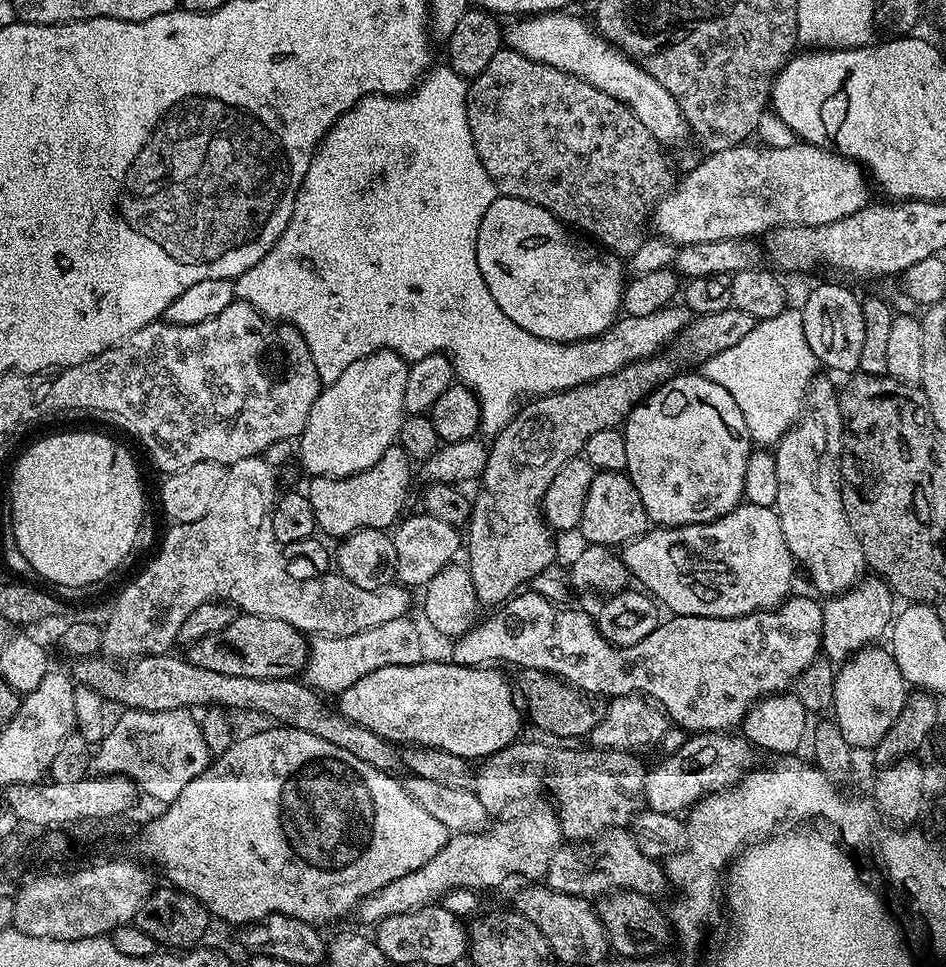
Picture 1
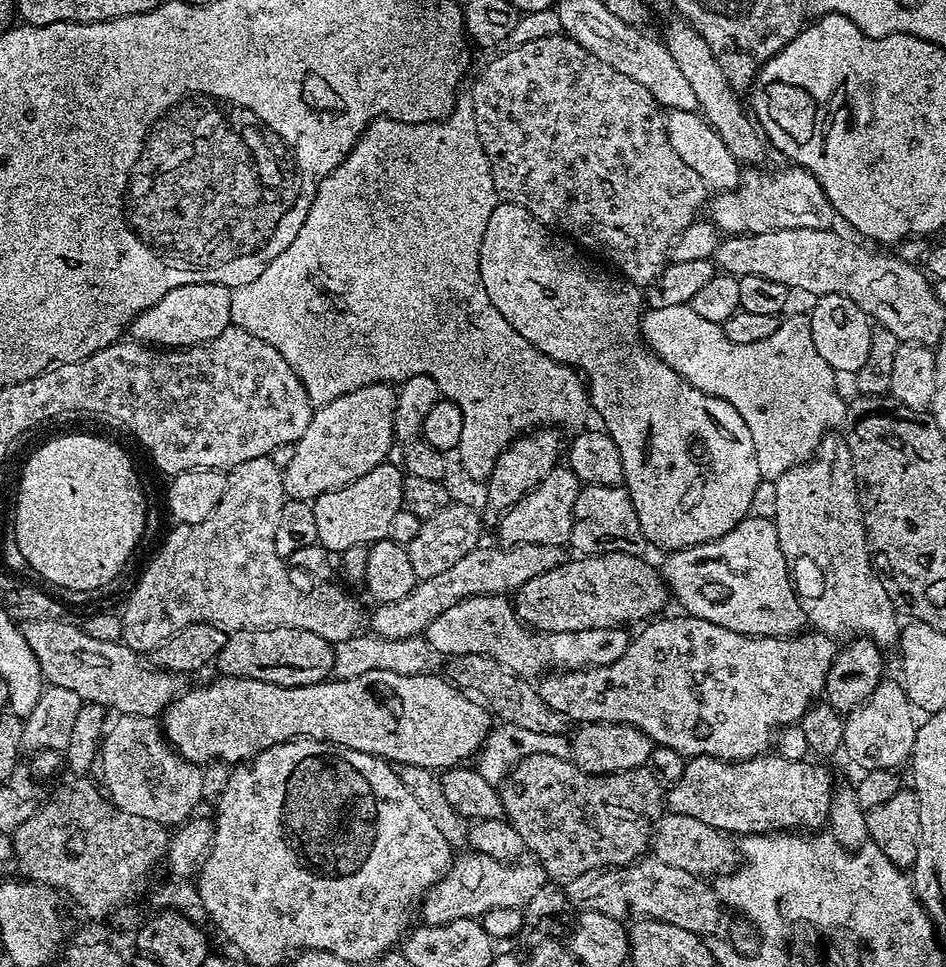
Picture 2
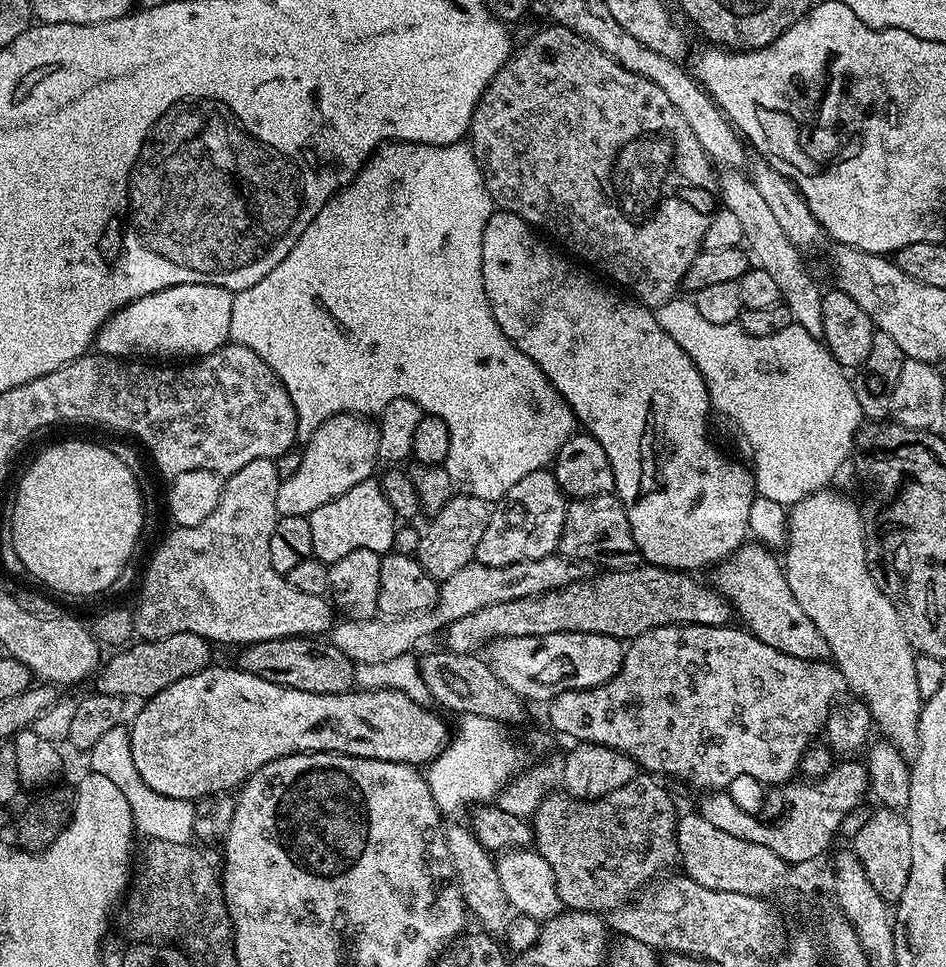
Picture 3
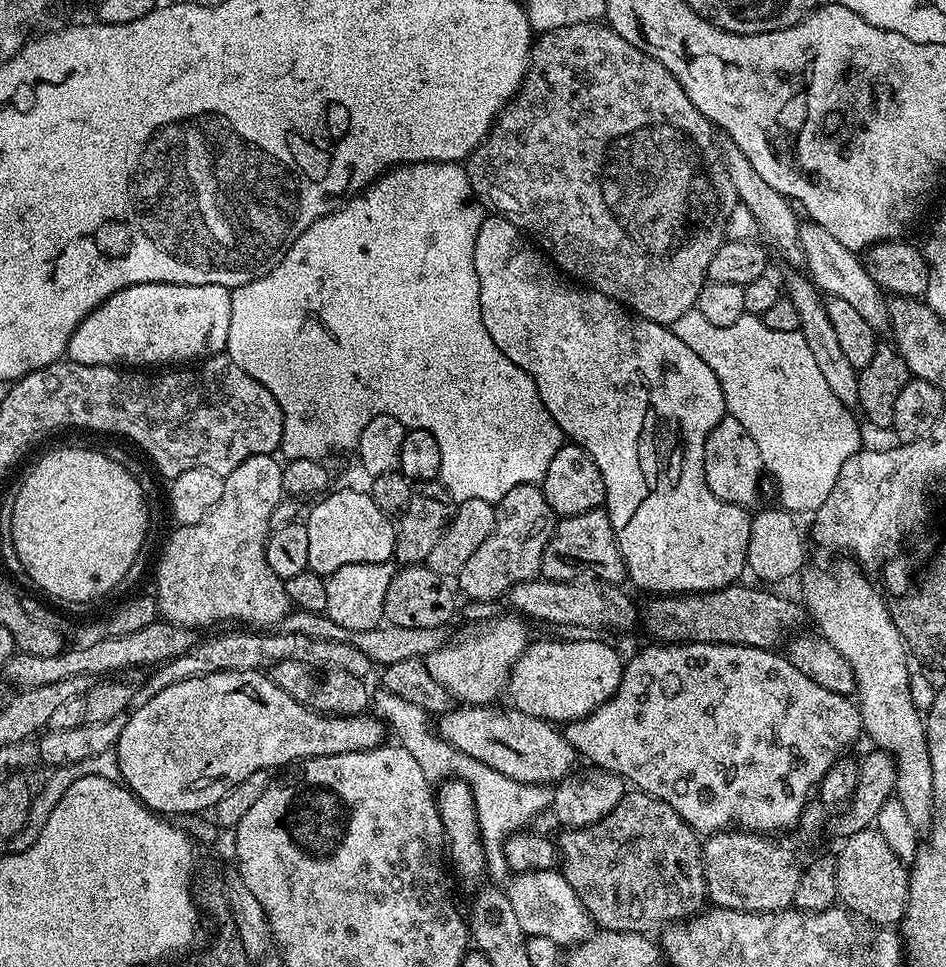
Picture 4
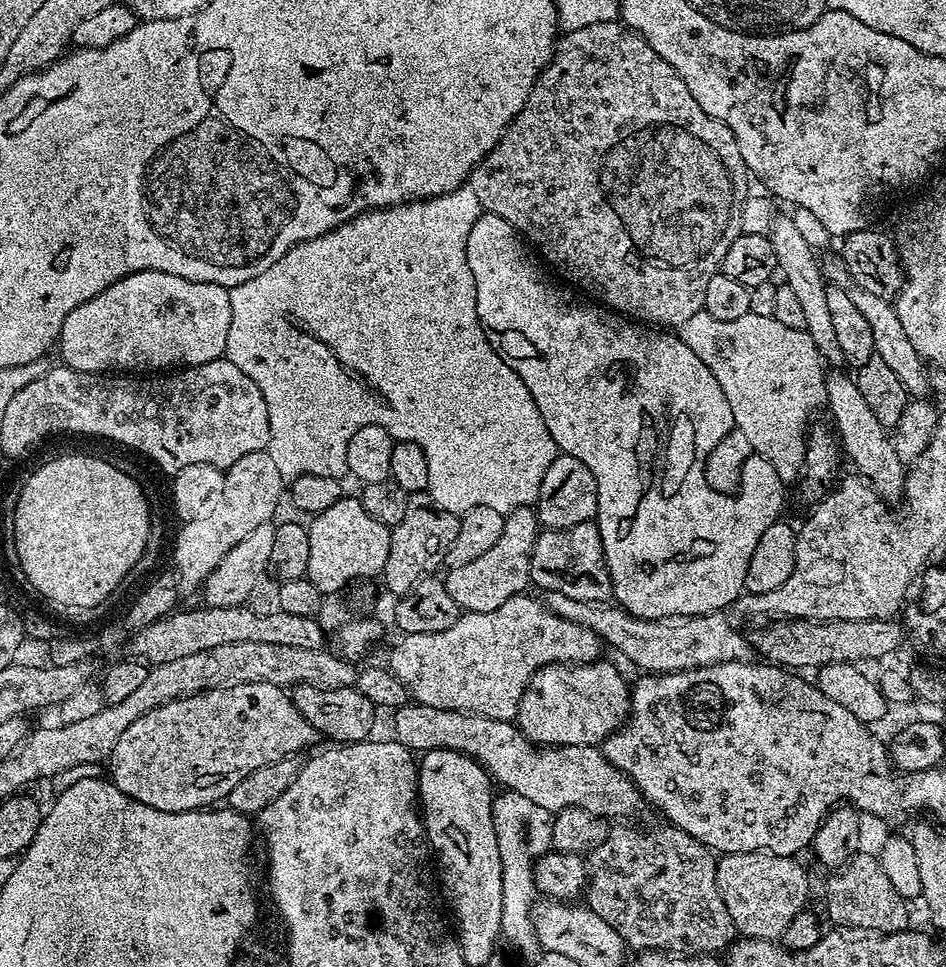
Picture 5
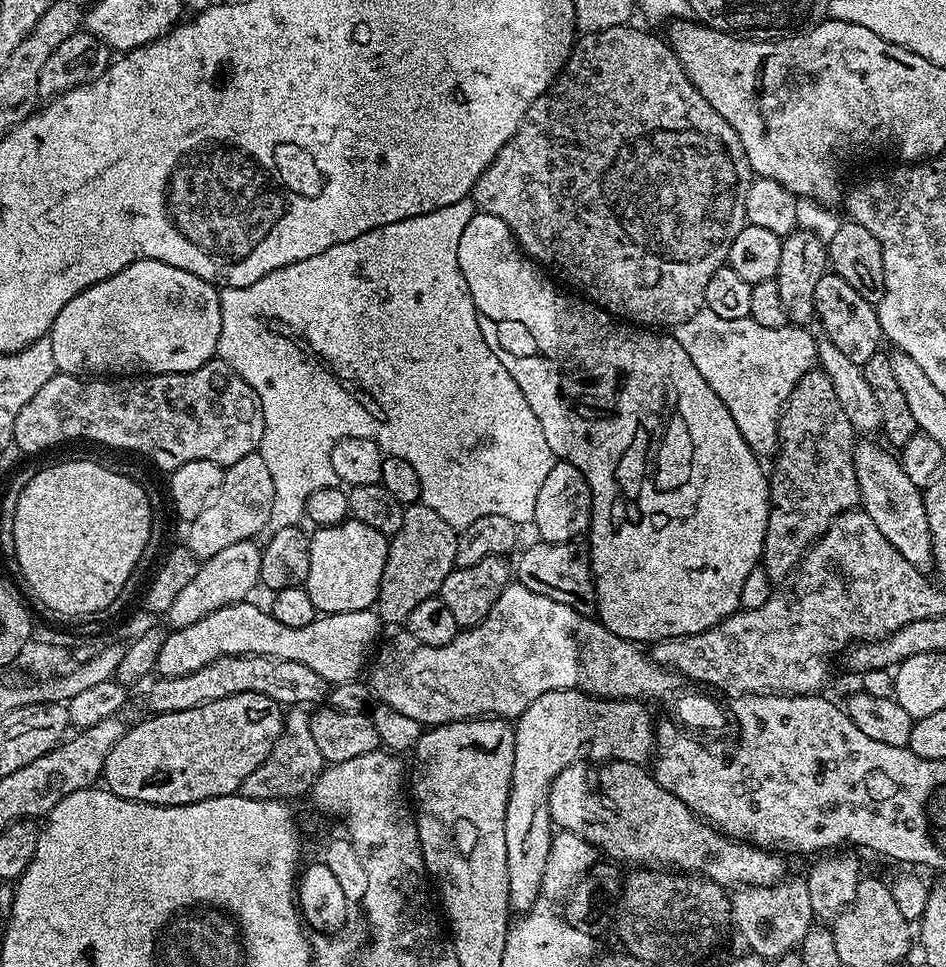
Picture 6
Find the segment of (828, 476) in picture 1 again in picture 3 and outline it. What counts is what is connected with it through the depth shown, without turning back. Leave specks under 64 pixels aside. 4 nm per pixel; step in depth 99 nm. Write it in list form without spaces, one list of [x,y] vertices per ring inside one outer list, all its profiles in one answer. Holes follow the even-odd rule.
[[[825,490],[810,494],[804,500],[800,500],[791,505],[790,511],[787,513],[788,539],[787,545],[782,552],[782,563],[784,566],[784,577],[788,580],[790,590],[794,594],[794,598],[798,598],[798,606],[802,606],[802,610],[806,610],[806,618],[810,618],[810,622],[814,622],[814,626],[818,626],[818,630],[822,630],[822,635],[829,643],[831,659],[834,661],[840,673],[844,676],[845,685],[853,692],[864,699],[867,715],[871,716],[875,727],[884,731],[883,739],[887,743],[892,744],[906,758],[915,757],[916,751],[920,743],[918,742],[918,726],[920,725],[920,710],[922,707],[922,699],[919,692],[918,678],[916,677],[916,660],[917,653],[910,646],[910,642],[906,638],[906,630],[902,630],[902,622],[896,613],[896,605],[892,603],[891,596],[884,591],[883,587],[872,577],[872,572],[868,569],[868,548],[864,545],[864,528],[866,532],[866,520],[860,517],[860,512],[843,496],[840,492],[832,492],[833,490]]]

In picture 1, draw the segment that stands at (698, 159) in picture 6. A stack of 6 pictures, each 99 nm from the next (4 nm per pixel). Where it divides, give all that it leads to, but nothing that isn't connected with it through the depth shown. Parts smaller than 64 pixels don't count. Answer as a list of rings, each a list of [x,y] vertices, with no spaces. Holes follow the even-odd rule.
[[[507,46],[501,47],[500,52],[490,58],[486,70],[482,70],[482,74],[475,76],[469,83],[468,121],[470,134],[474,138],[474,150],[478,150],[478,158],[482,158],[482,166],[486,166],[486,174],[490,174],[499,195],[522,198],[526,202],[542,206],[542,210],[550,210],[550,214],[557,216],[562,223],[579,230],[585,237],[591,238],[597,245],[615,252],[621,258],[627,258],[634,254],[634,250],[638,250],[640,243],[646,238],[644,224],[646,228],[652,209],[667,192],[672,191],[678,180],[678,176],[672,173],[672,164],[668,161],[667,154],[660,152],[664,151],[660,141],[654,138],[654,134],[650,134],[650,130],[646,130],[646,126],[642,126],[642,122],[638,122],[638,118],[634,118],[627,104],[618,102],[618,98],[604,94],[602,90],[574,74],[526,58]]]

